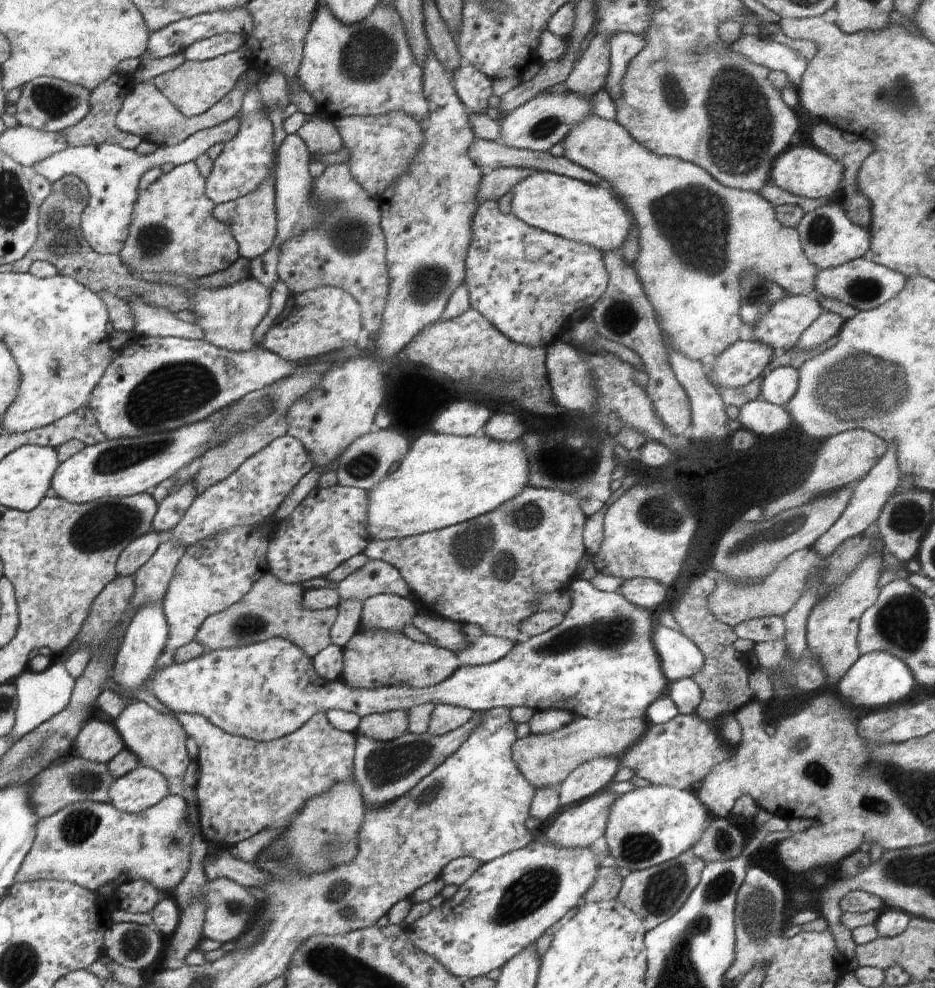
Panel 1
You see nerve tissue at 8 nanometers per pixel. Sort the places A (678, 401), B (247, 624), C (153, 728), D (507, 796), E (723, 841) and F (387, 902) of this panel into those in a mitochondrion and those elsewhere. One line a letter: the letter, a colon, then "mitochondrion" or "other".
A: other
B: mitochondrion
C: mitochondrion
D: other
E: mitochondrion
F: other

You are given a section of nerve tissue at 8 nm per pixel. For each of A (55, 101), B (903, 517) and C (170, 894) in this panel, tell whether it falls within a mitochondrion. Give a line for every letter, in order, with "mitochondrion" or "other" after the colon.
A: mitochondrion
B: mitochondrion
C: other

